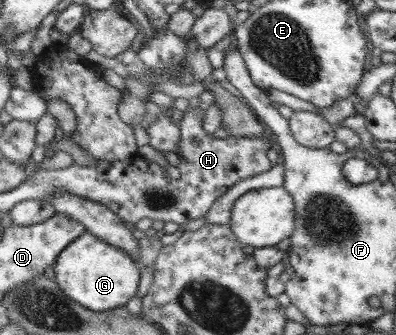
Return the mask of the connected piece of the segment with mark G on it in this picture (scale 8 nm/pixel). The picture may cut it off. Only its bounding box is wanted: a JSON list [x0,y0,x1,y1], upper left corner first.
[54,232,140,312]

